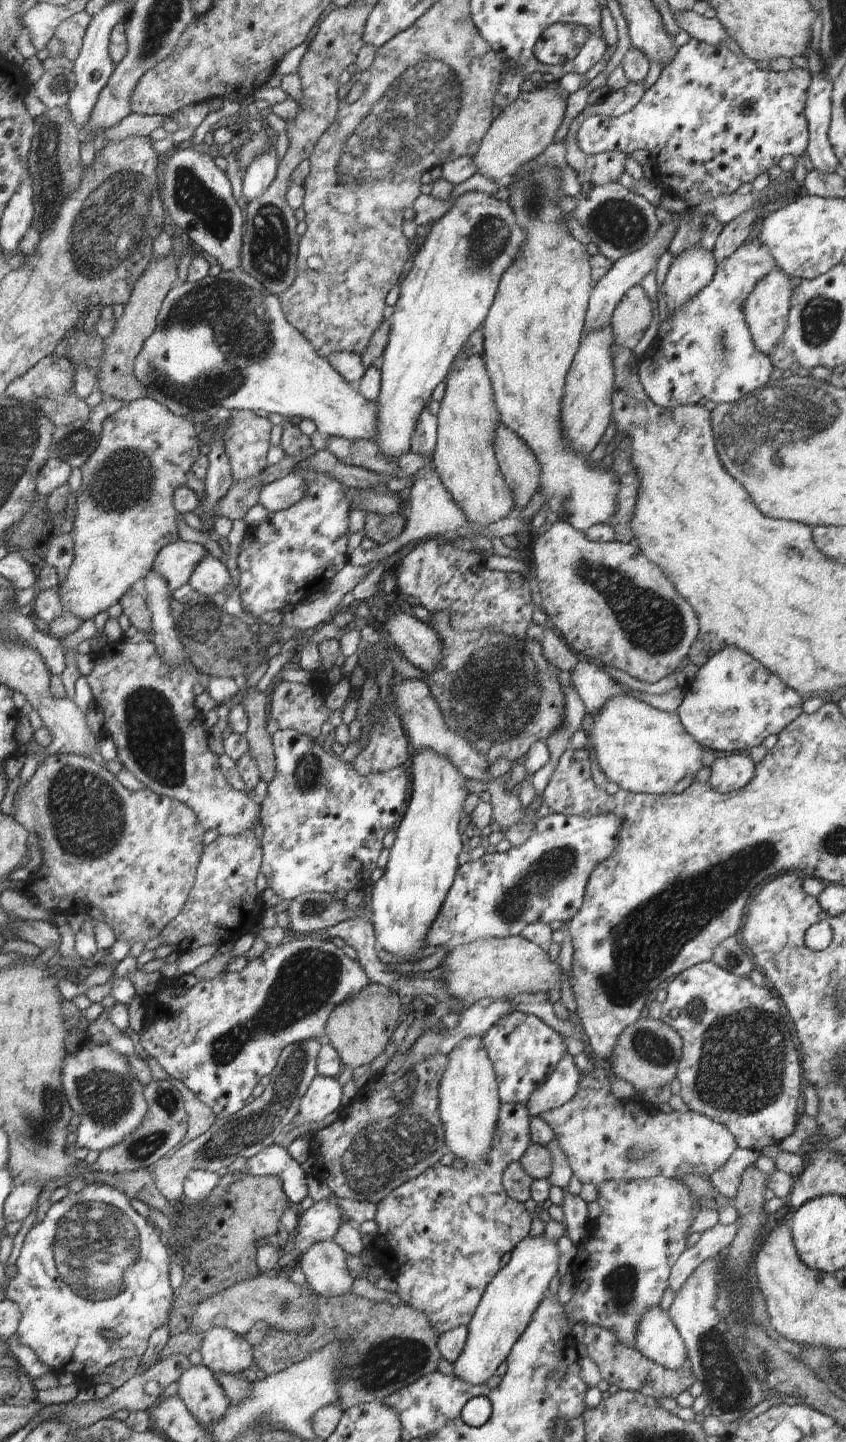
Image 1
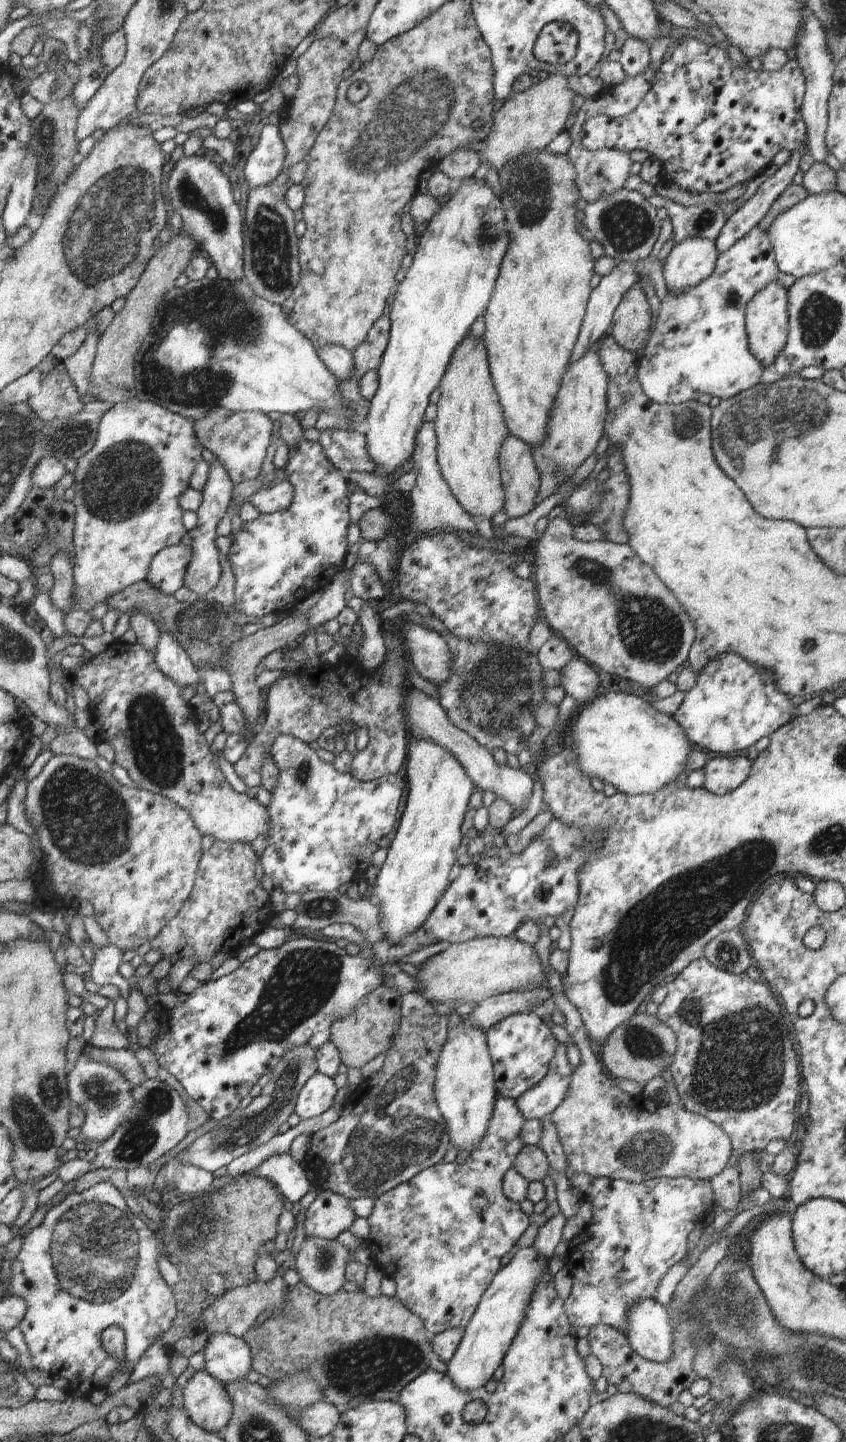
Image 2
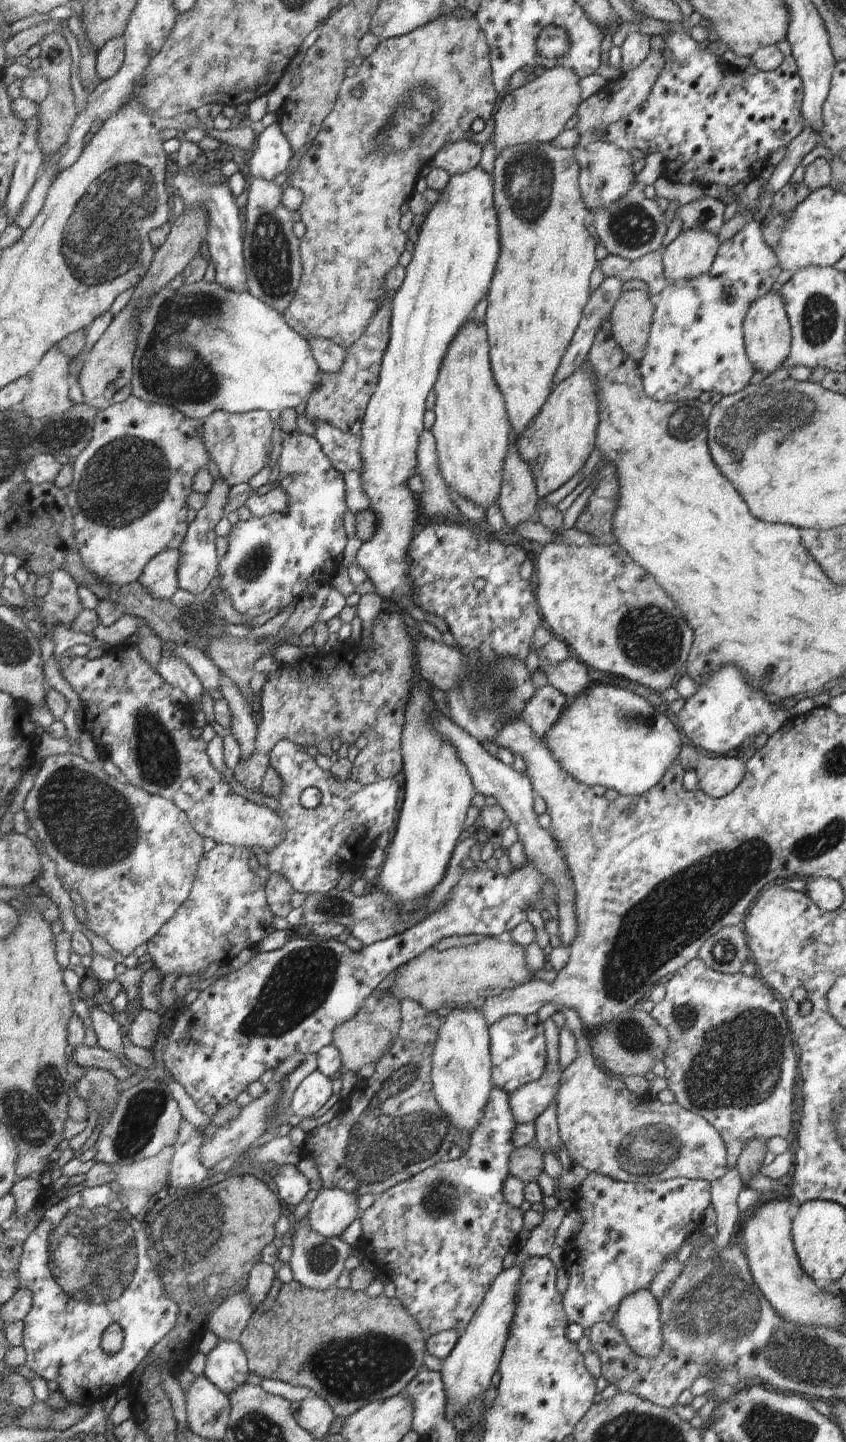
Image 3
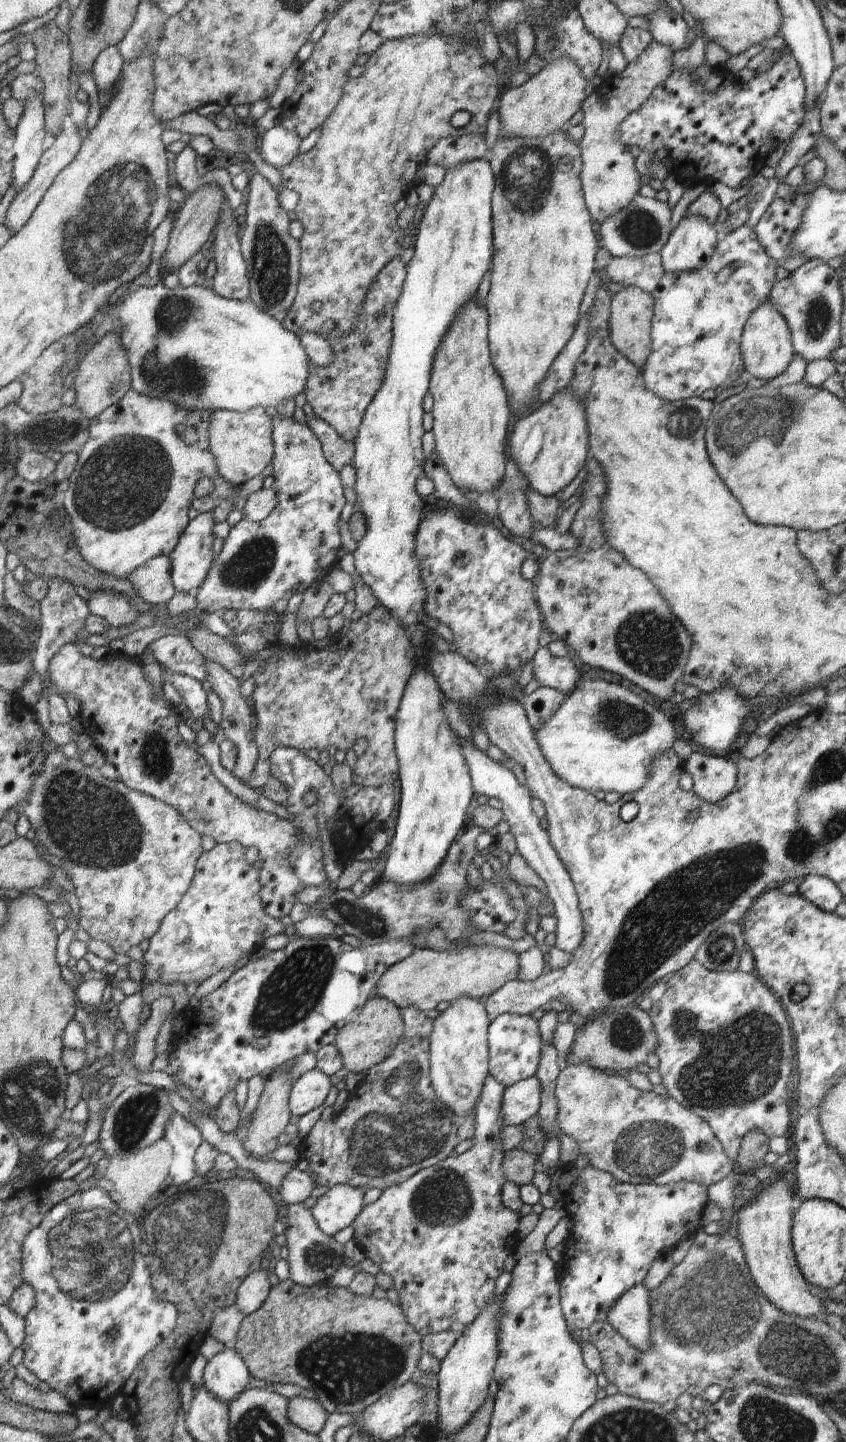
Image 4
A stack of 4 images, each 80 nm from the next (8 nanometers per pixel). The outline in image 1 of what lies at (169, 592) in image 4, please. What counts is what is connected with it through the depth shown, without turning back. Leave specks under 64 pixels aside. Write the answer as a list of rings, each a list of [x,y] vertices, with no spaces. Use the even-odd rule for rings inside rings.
[[[178,540],[160,549],[152,569],[166,580],[168,590],[174,592],[189,581],[206,553],[208,552],[200,543]]]

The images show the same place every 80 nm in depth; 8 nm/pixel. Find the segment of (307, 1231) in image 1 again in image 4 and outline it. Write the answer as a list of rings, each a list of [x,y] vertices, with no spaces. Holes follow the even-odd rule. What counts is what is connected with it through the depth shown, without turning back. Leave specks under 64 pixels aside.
[[[336,1185],[329,1188],[328,1191],[317,1198],[316,1204],[310,1209],[318,1228],[325,1235],[331,1236],[340,1232],[342,1228],[350,1226],[352,1221],[362,1212],[365,1207],[365,1192],[361,1188],[350,1185]]]

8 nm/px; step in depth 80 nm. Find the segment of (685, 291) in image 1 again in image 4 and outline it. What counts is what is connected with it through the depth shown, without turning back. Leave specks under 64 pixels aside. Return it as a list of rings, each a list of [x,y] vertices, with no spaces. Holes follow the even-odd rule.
[[[685,215],[659,252],[665,272],[702,268],[721,237],[720,229],[700,215]]]

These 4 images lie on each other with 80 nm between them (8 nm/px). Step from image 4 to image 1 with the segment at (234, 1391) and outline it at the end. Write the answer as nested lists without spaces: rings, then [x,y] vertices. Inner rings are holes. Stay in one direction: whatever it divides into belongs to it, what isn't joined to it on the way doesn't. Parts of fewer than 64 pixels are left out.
[[[224,1327],[206,1331],[199,1351],[201,1364],[213,1373],[243,1374],[253,1365],[253,1346],[243,1336]]]

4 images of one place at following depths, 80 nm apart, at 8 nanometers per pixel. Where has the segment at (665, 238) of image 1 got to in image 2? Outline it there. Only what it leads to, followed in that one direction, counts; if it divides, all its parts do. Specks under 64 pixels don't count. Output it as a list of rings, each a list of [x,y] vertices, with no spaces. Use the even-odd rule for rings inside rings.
[[[621,261],[621,263],[609,275],[601,278],[598,286],[592,289],[578,338],[576,339],[572,352],[570,353],[570,365],[572,363],[577,363],[606,332],[606,329],[611,326],[614,311],[620,304],[624,293],[628,292],[628,289],[632,284],[640,278],[635,271],[635,264],[637,262],[638,261],[627,263],[626,261]]]

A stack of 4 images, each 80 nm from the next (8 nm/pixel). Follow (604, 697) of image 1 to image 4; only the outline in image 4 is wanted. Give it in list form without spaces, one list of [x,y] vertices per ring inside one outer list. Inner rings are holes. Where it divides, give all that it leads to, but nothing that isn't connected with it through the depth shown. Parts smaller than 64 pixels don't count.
[[[538,647],[533,662],[533,677],[538,680],[540,687],[560,689],[568,694],[582,678],[576,668],[580,664],[573,656],[555,657],[546,647]]]

